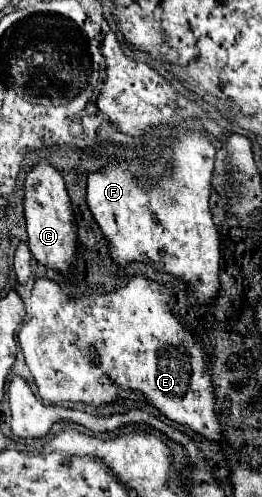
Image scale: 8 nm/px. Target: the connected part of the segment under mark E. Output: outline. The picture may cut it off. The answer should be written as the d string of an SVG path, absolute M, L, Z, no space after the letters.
M136 276L132 278L130 284L126 284L124 288L112 292L112 294L100 294L100 292L90 292L86 296L82 296L80 300L70 300L64 290L52 282L52 280L36 280L34 288L32 288L32 298L30 298L30 320L22 326L22 330L18 332L18 342L22 346L22 352L24 352L24 360L32 372L32 378L34 378L34 384L38 386L38 394L42 400L46 402L52 402L52 404L60 404L60 402L82 402L82 404L92 404L92 406L104 406L104 404L112 404L112 402L118 402L118 400L124 400L128 398L128 392L140 392L144 394L144 398L156 408L160 410L168 420L176 422L176 424L186 424L190 430L194 430L196 434L208 438L210 442L220 442L222 440L222 430L218 428L218 414L214 410L214 390L212 390L212 384L210 384L210 374L208 374L208 368L206 368L206 360L204 360L204 354L202 354L202 348L200 344L194 340L192 332L170 312L170 304L174 302L174 290L164 286L164 284L156 284L156 282L150 282L148 278L142 278L142 276Z

